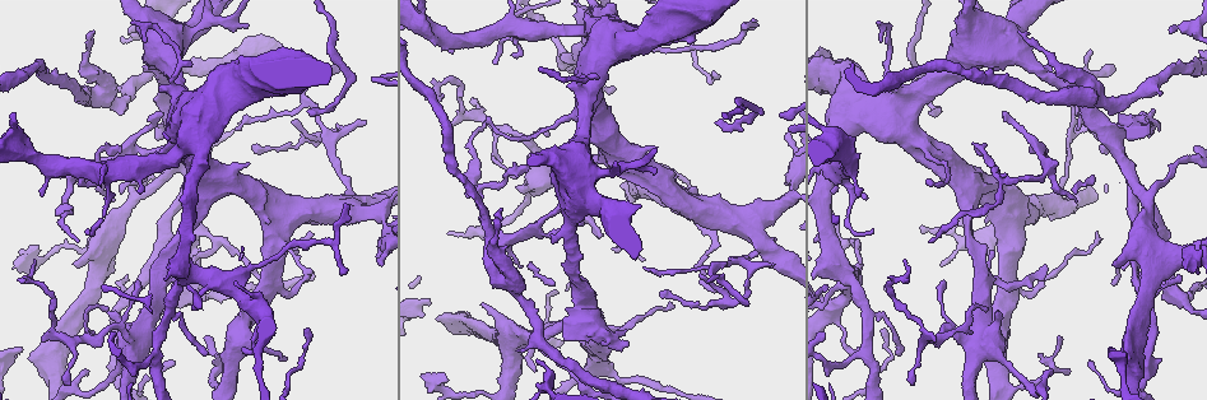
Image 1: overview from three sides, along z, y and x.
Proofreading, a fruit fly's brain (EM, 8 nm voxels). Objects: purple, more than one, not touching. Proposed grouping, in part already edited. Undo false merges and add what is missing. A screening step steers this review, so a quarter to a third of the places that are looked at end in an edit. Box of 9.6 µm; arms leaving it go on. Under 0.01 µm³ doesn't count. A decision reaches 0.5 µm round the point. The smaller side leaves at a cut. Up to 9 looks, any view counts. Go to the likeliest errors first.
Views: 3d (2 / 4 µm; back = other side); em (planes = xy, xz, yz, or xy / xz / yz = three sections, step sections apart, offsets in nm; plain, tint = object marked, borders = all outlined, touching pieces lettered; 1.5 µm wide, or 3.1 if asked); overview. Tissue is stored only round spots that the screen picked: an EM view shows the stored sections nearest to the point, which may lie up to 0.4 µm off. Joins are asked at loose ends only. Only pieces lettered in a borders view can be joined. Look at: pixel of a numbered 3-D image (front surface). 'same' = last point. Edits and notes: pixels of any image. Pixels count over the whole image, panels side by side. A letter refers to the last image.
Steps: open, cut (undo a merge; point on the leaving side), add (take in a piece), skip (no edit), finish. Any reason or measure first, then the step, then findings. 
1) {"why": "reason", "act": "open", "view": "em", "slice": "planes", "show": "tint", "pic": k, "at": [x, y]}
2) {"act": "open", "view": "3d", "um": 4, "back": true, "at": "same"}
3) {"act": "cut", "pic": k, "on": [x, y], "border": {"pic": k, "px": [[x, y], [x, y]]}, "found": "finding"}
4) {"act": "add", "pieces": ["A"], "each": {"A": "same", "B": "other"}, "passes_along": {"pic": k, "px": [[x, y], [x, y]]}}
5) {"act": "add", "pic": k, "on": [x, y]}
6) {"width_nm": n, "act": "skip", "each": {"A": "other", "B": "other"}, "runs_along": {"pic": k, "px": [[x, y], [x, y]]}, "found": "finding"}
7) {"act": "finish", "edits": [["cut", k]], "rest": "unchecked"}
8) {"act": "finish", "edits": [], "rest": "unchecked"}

{"why": "three arms meet", "act": "open", "view": "em", "slice": "planes", "show": "borders", "pic": 1, "at": [72, 181]}

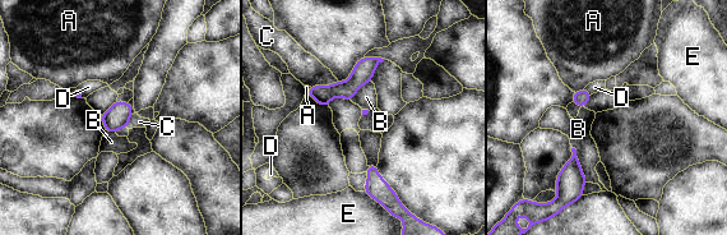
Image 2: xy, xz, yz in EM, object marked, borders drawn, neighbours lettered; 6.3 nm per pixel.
{"width_nm": 30, "act": "skip", "each": {"A": "other", "B": "other", "C": "other", "D": "other", "E": "other"}, "border": {"pic": 2, "px": [[337, 81], [310, 87]]}, "found": "continuous, no second cell"}

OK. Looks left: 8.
{"why": "free end", "act": "open", "view": "3d", "um": 4, "back": true, "pic": 1, "at": [1077, 126]}

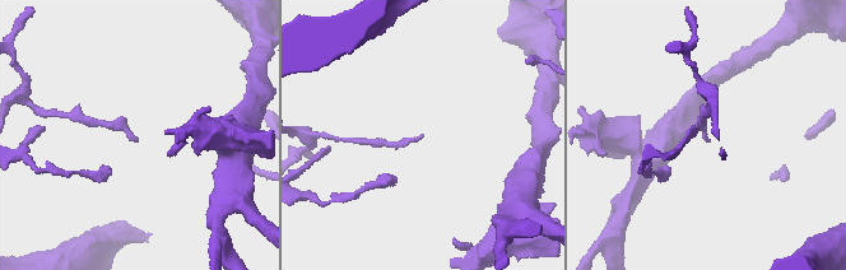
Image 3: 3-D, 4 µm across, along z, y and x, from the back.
{"act": "open", "view": "em", "slice": "xy", "step": 8, "show": "borders", "pic": 3, "at": [135, 137]}

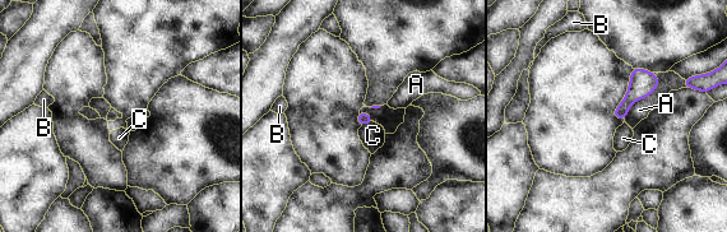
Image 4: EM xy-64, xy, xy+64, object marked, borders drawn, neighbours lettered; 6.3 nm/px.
{"why": "another direction", "act": "open", "view": "em", "slice": "planes", "show": "borders", "at": "same"}

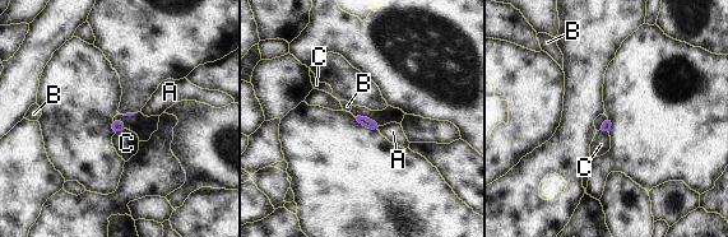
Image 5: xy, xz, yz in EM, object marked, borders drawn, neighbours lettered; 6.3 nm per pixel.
{"act": "skip", "each": {"A": "other", "B": "other", "C": "other"}, "border": {"pic": 5, "px": [[126, 129], [115, 134]]}, "found": "none of them fits"}

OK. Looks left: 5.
{"why": "calibre changes", "act": "open", "view": "em", "slice": "planes", "show": "borders", "pic": 1, "at": [528, 198]}

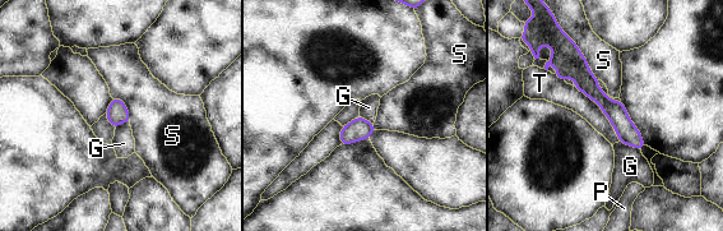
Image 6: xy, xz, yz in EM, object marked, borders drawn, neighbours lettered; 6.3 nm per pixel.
{"act": "skip", "each": {"G": "other", "P": "other", "S": "other", "T": "other"}, "runs_along": {"pic": 6, "px": [[564, 52], [639, 146]]}, "found": "continuous, no second cell"}

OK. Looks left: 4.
{"why": "an open end", "act": "open", "view": "3d", "um": 2, "pic": 1, "at": [135, 281]}

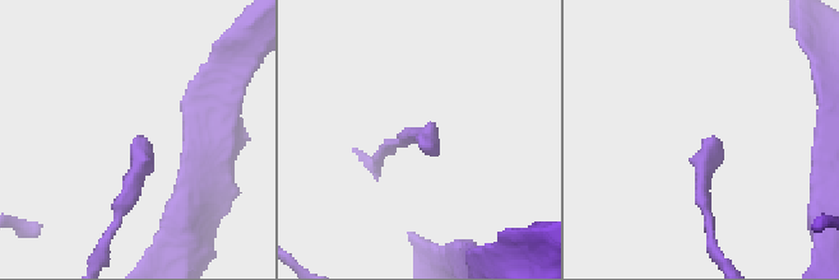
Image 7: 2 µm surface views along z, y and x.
{"why": "shape alone is not enough", "act": "open", "view": "em", "slice": "planes", "show": "borders", "pic": 7, "at": [425, 151]}

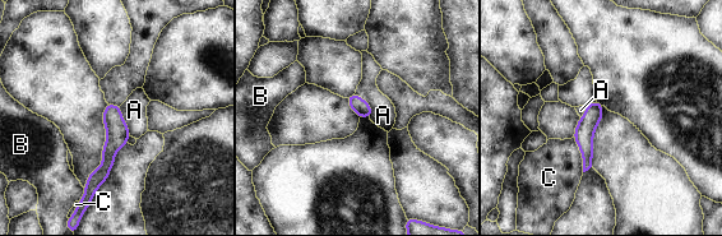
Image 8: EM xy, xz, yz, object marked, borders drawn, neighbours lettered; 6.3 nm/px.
{"act": "skip", "each": {"A": "other", "B": "other", "C": "other"}, "border": {"pic": 8, "px": [[119, 106], [130, 134]]}, "found": "none of them fits"}

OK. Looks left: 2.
{"act": "finish", "edits": [], "rest": "unchecked"}

